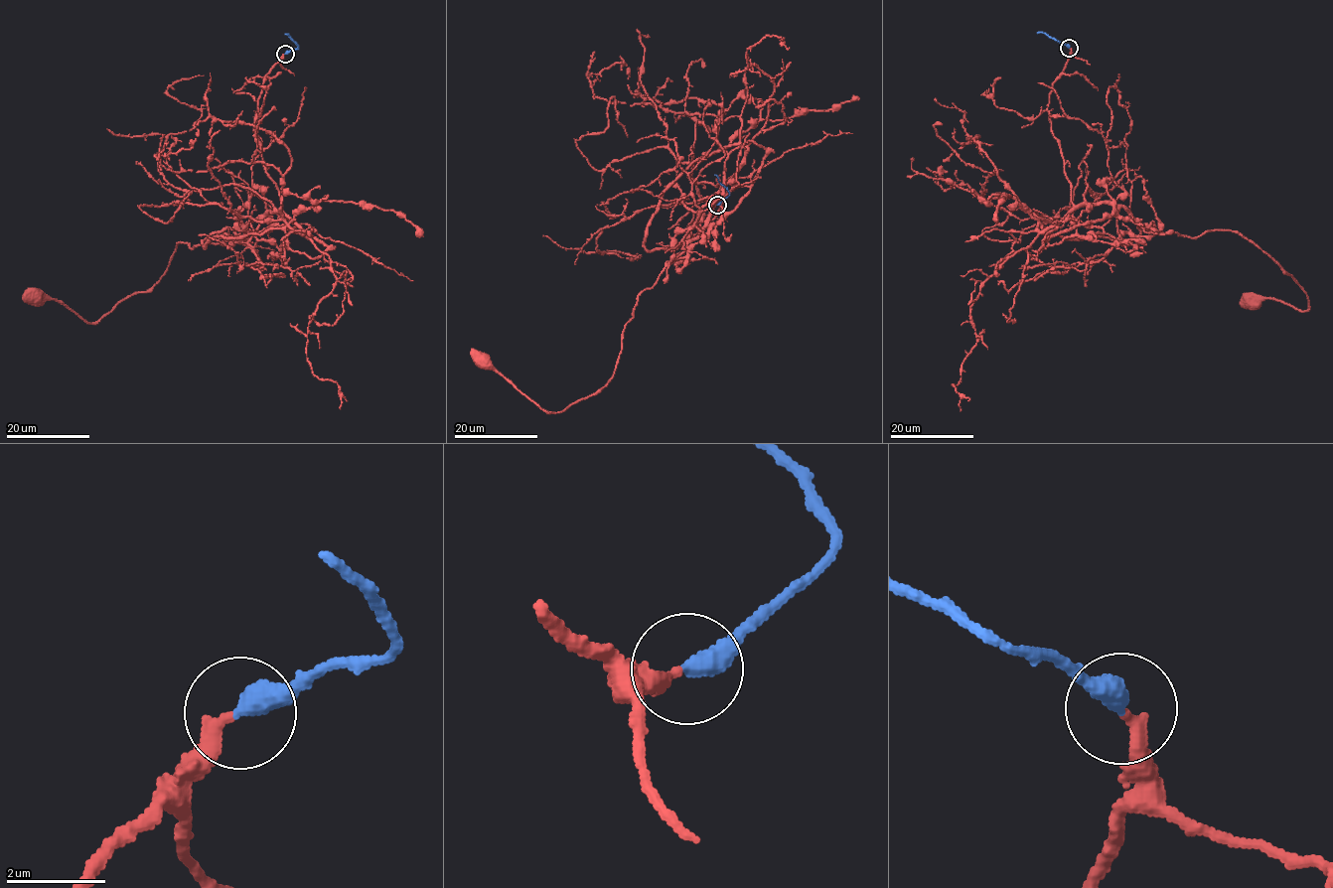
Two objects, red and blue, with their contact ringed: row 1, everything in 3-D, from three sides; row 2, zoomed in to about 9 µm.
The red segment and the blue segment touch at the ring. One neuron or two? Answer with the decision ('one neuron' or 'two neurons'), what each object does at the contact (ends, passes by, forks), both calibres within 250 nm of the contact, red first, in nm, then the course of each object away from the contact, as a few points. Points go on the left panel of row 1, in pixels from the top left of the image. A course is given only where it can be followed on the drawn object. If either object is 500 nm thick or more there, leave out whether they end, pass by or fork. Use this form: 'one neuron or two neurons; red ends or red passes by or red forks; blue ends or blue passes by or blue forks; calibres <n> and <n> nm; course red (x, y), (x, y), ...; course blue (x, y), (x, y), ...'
one neuron; red ends; blue ends; calibres 300 and 480 nm; course red (284, 54), (254, 130), (282, 212), (237, 238), (181, 242), (150, 288), (96, 321), (35, 297); course blue (285, 54), (299, 47), (285, 34)

